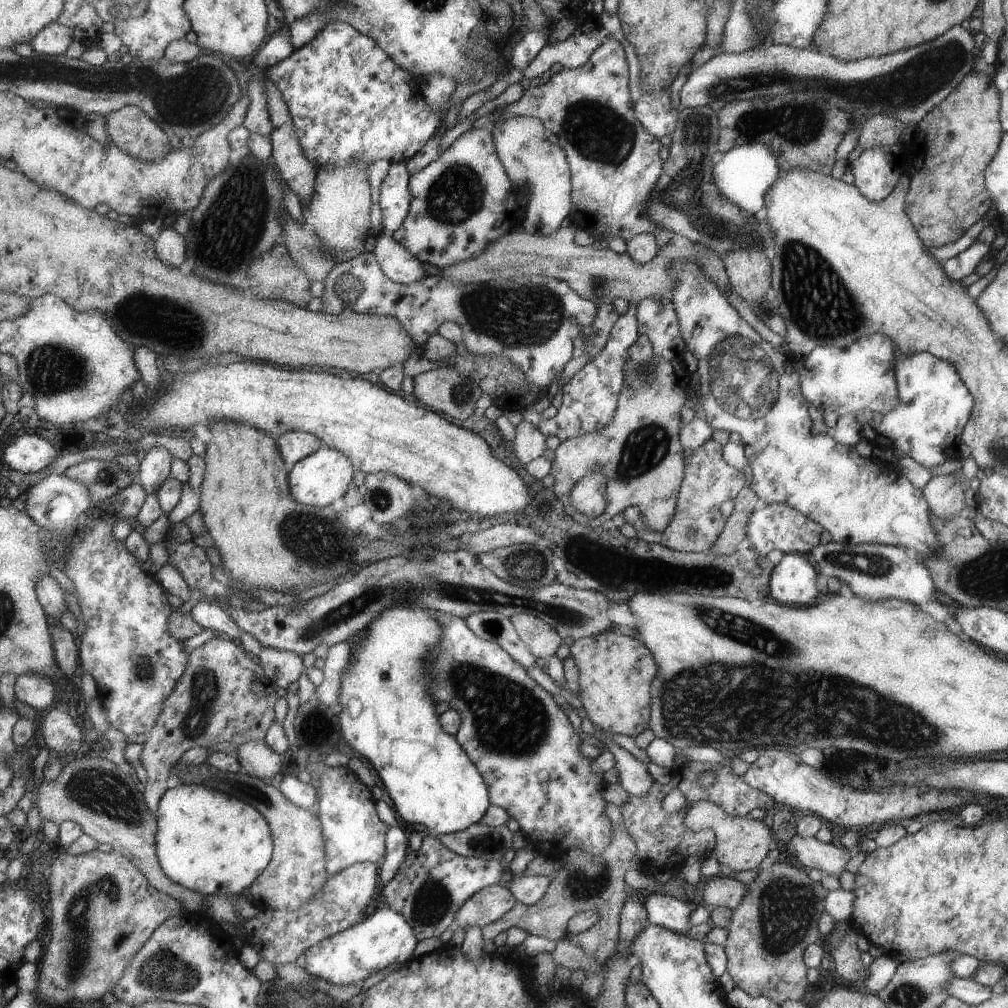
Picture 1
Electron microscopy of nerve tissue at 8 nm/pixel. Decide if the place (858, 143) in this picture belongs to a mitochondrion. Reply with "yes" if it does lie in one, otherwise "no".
no

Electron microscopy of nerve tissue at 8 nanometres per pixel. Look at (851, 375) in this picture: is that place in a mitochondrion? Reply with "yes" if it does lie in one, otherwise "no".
no

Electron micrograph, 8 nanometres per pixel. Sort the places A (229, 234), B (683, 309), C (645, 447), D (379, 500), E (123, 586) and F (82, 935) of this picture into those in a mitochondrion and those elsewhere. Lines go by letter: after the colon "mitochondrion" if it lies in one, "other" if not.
A: mitochondrion
B: other
C: mitochondrion
D: mitochondrion
E: other
F: mitochondrion

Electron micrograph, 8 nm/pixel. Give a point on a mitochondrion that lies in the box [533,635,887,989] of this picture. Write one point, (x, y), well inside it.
(787, 906)

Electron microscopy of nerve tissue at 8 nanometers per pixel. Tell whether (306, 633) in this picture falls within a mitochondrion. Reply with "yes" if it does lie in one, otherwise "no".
yes

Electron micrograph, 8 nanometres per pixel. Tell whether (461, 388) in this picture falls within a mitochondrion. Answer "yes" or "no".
yes

